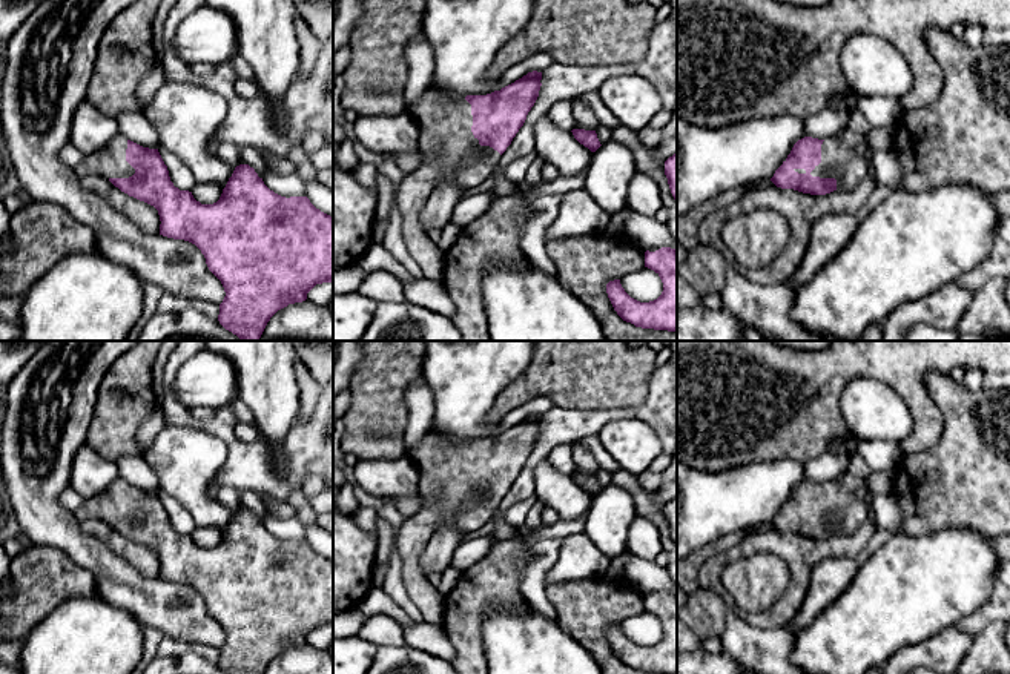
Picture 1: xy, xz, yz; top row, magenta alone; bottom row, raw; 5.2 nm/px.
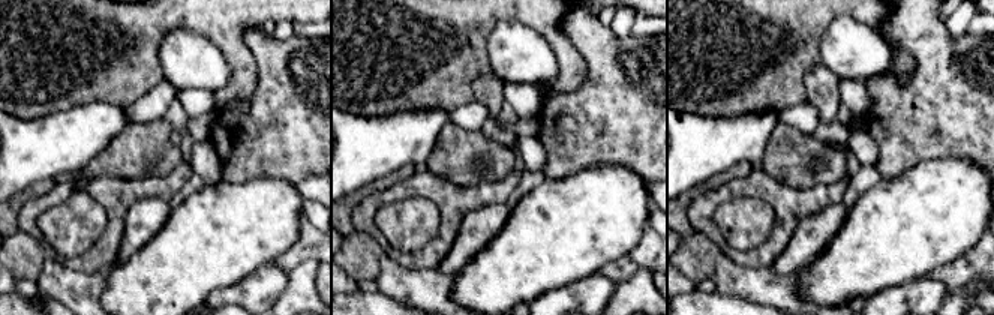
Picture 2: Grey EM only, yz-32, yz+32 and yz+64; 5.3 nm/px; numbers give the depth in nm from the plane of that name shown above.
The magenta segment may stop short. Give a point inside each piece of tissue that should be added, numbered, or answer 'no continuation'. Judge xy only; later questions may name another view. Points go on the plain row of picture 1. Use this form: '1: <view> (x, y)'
1: xy (109, 505)

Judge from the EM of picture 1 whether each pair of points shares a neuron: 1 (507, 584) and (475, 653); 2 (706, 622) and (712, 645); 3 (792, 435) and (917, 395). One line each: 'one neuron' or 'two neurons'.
1: one neuron
2: two neurons
3: one neuron

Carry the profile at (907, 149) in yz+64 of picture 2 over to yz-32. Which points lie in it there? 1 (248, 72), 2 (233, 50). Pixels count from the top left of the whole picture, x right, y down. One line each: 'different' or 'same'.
1: different
2: different

